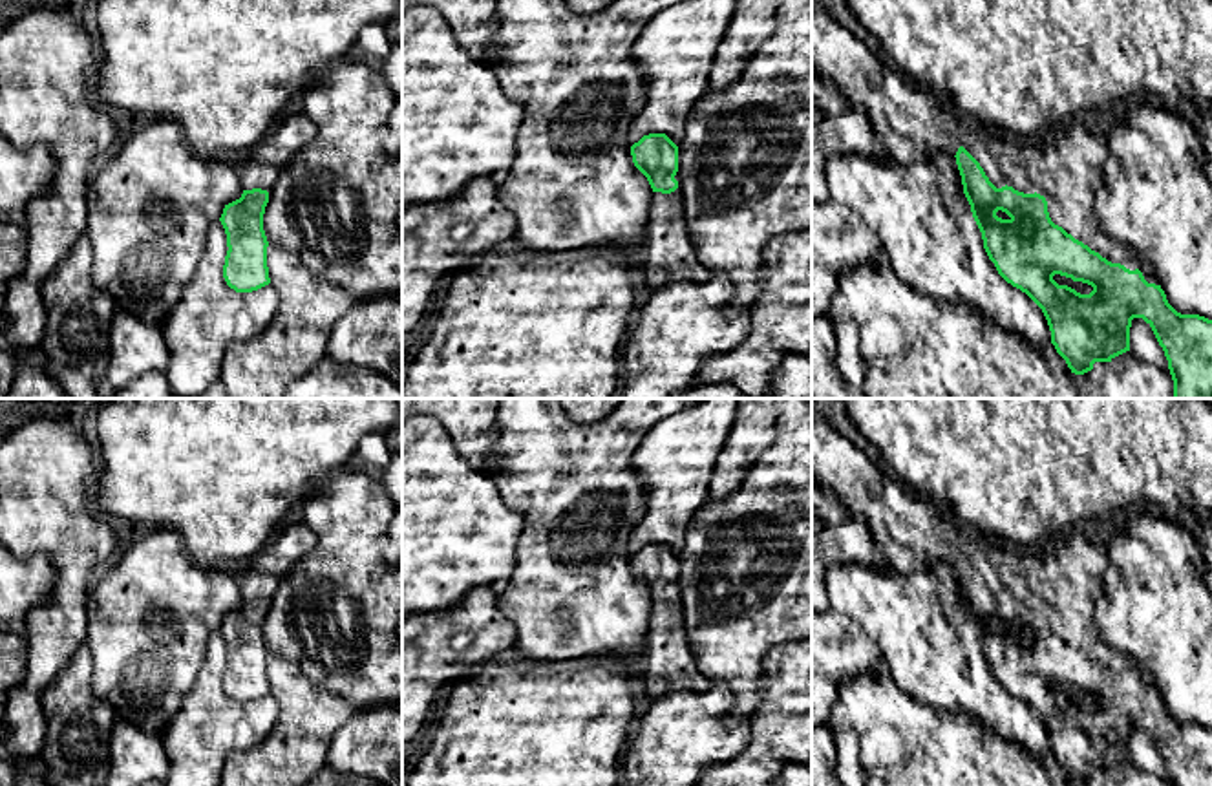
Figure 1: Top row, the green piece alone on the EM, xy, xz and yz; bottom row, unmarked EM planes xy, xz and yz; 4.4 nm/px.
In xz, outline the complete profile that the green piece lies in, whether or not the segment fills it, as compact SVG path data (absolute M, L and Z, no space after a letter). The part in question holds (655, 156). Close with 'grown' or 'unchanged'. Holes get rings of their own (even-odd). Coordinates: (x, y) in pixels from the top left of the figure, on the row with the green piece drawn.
M649 133L631 146L631 155L653 188L656 208L667 216L676 216L682 207L682 190L675 179L678 146L665 133Z | grown

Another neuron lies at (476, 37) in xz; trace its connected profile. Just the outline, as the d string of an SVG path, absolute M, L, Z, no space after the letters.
M402 0L402 15L417 5L435 7L470 57L484 62L494 38L497 0Z

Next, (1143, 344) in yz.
M1133 318L1130 327L1130 351L1141 362L1161 367L1170 373L1168 360L1159 345L1150 324L1143 318Z

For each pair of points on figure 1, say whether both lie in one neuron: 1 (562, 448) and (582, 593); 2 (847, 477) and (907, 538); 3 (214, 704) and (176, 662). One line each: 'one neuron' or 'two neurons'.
1: one neuron
2: one neuron
3: two neurons

